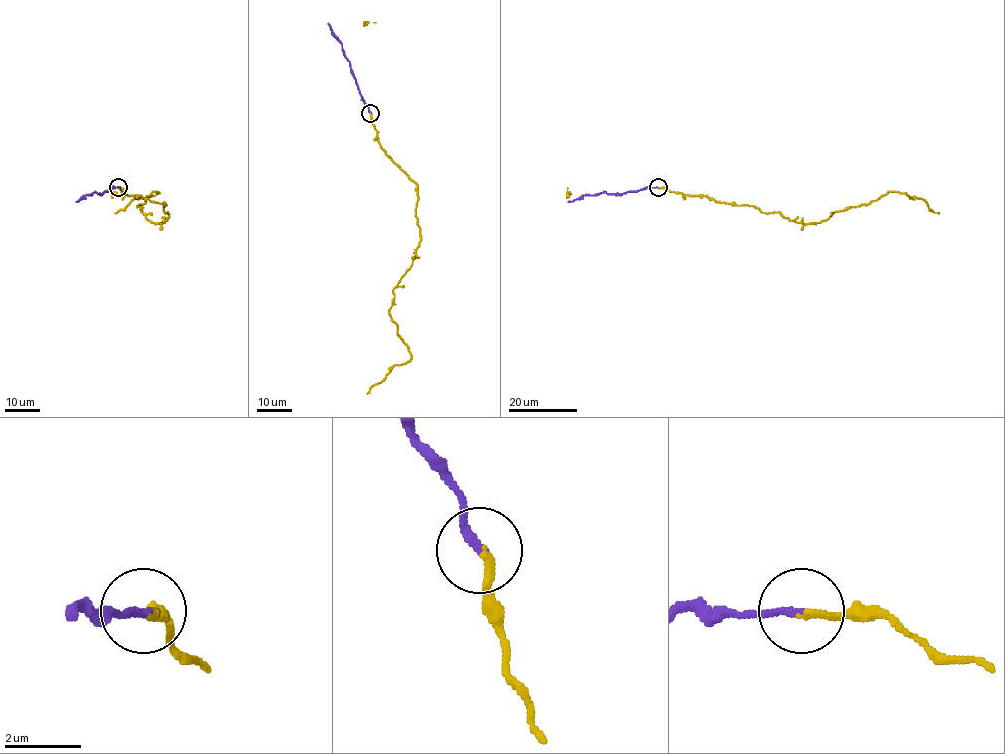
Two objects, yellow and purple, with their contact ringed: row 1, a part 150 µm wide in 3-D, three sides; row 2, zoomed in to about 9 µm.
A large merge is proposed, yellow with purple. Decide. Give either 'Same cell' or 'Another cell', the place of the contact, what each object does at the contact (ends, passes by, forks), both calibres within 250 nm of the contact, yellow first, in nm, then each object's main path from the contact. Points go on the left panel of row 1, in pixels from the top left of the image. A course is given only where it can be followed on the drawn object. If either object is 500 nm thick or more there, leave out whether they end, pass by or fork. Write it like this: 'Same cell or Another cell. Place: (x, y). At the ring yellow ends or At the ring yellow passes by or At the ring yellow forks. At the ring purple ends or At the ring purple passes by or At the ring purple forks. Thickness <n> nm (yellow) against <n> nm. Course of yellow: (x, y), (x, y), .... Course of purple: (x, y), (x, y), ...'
Same cell. Place: (118, 187). At the ring yellow ends. At the ring purple ends. Thickness 220 nm (yellow) against 220 nm. Course of yellow: (118, 187), (128, 196), (165, 203), (169, 217), (155, 223), (137, 206), (158, 192), (134, 198), (115, 213). Course of purple: (118, 187), (85, 195), (76, 202)

